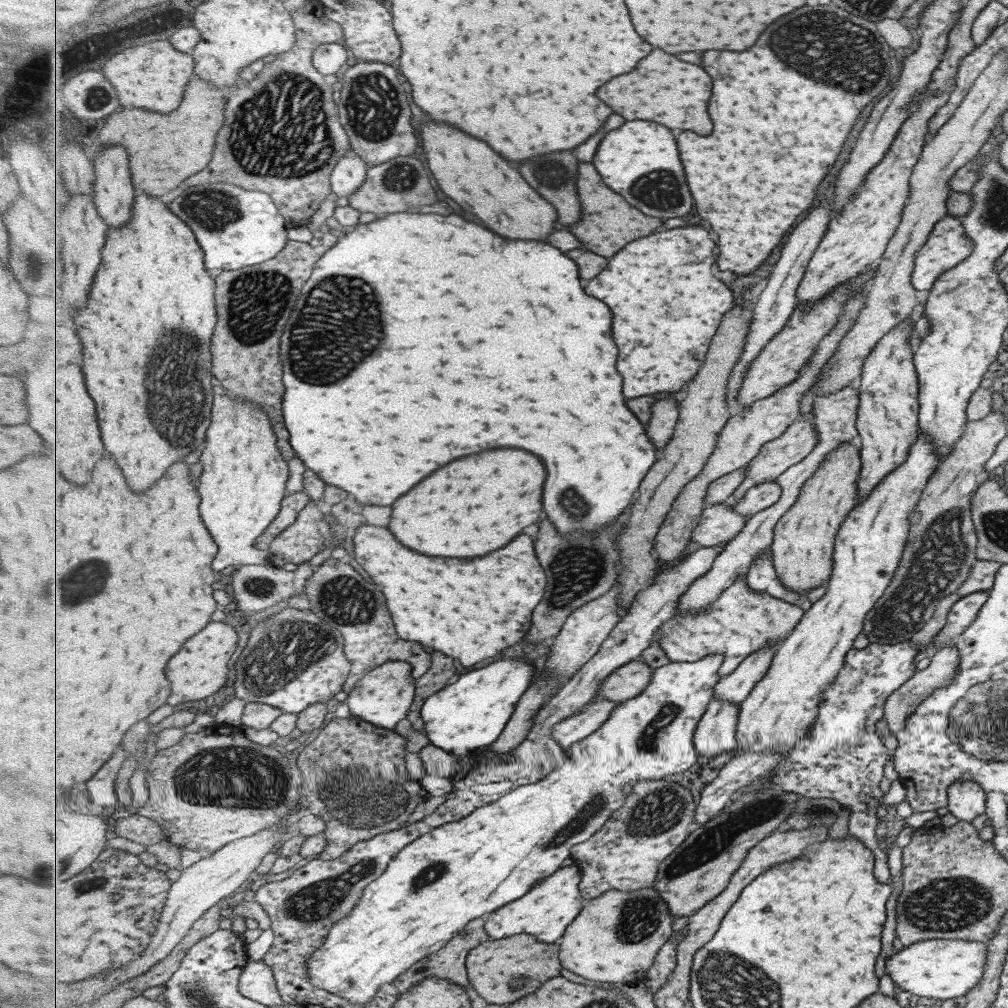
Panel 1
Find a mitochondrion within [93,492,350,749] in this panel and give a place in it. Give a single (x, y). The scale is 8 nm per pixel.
(287, 652)

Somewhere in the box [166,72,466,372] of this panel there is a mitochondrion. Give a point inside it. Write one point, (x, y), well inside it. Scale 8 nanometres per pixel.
(257, 303)

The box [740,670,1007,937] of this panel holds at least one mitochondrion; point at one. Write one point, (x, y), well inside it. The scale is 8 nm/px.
(948, 910)

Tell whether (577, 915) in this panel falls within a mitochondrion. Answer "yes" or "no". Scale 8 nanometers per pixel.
no

